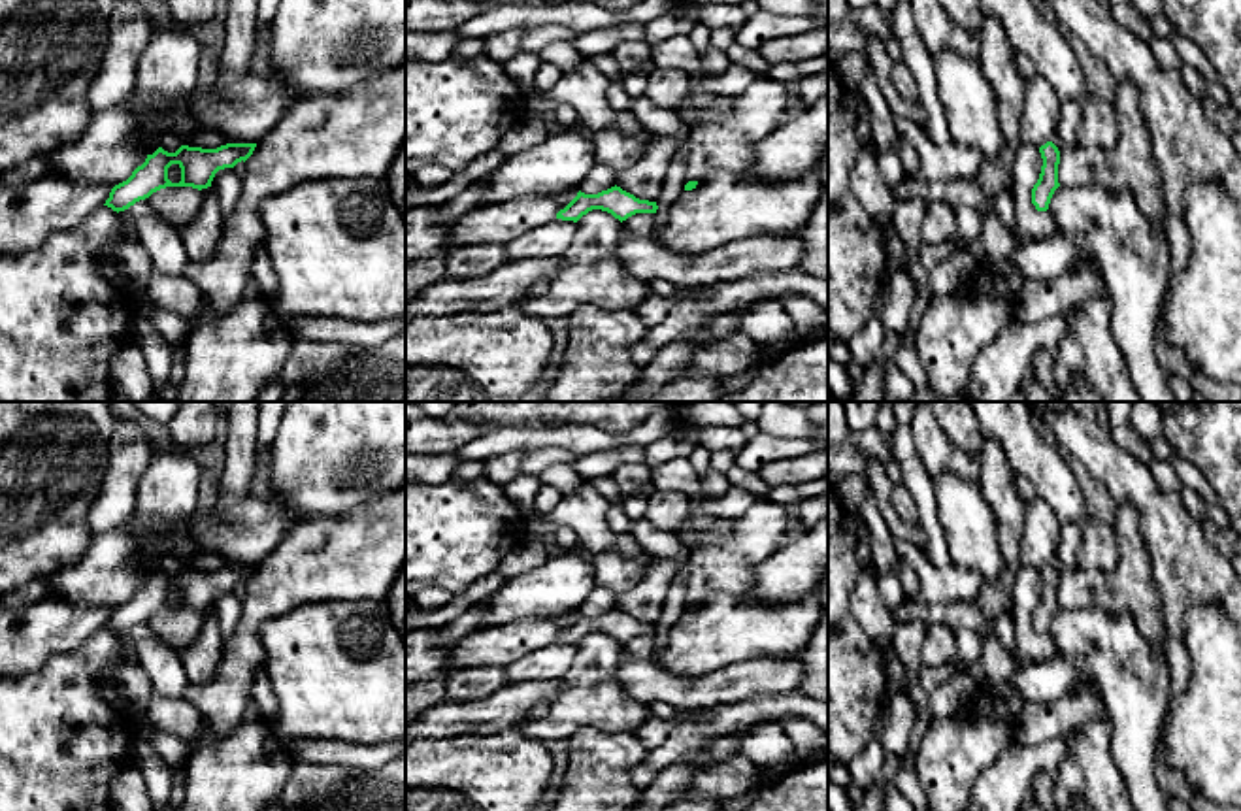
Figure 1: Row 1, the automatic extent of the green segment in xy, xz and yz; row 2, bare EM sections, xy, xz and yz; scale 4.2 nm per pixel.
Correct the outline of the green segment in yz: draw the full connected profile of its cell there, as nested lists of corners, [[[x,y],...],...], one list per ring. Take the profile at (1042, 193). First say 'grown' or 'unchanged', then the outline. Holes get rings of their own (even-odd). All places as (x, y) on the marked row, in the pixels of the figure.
unchanged | [[[1052,141],[1039,147],[1043,166],[1037,183],[1032,189],[1032,204],[1037,211],[1047,211],[1058,183],[1060,151]]]

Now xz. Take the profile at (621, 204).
unchanged | [[[615,185],[598,194],[585,194],[579,190],[577,196],[556,213],[556,219],[577,223],[592,209],[607,211],[622,223],[636,213],[656,213],[658,206],[656,202],[639,200]]]

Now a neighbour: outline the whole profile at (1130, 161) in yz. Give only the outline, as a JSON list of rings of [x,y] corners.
[[[1118,81],[1113,100],[1117,113],[1117,143],[1105,151],[1113,183],[1126,187],[1141,211],[1164,236],[1160,219],[1167,213],[1162,200],[1160,172],[1152,158],[1152,138],[1143,115],[1143,98],[1135,85]]]

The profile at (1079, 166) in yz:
[[[1058,136],[1052,143],[1060,151],[1058,183],[1062,187],[1115,185],[1103,149],[1066,145]]]

